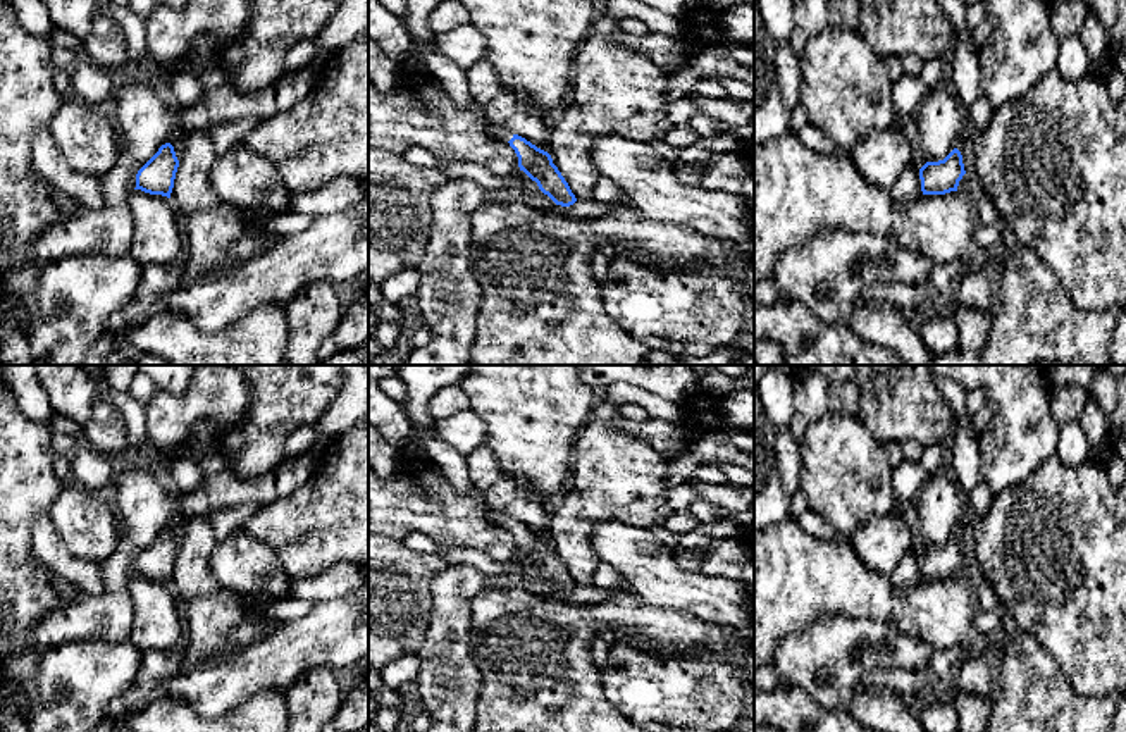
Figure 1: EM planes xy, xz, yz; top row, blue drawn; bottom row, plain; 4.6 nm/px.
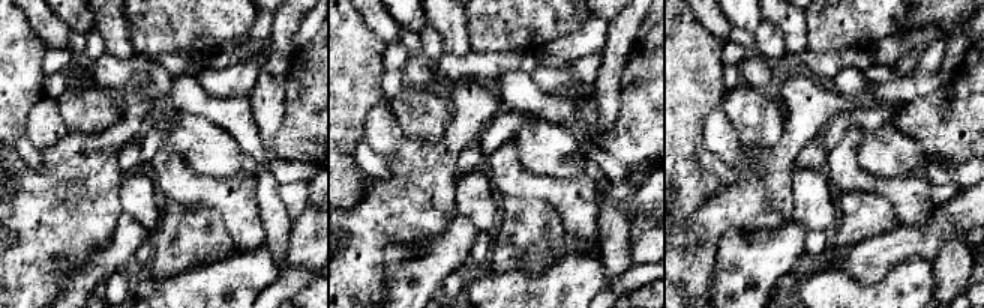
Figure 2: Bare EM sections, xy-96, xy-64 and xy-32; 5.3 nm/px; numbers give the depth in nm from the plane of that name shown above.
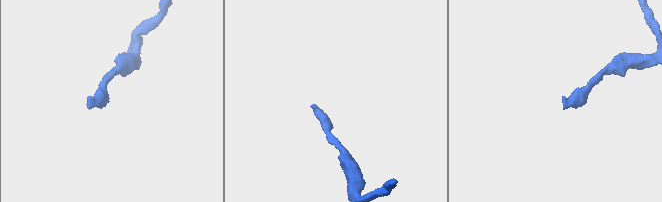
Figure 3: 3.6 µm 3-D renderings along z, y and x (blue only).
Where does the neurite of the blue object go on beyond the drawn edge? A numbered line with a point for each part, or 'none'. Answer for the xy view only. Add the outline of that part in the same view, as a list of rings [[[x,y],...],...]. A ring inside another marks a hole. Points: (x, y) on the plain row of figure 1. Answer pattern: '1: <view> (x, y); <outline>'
none

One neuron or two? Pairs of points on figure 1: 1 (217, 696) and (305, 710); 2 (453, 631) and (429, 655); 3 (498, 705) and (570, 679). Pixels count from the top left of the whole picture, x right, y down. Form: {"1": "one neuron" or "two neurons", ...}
{"1": "two neurons", "2": "one neuron", "3": "one neuron"}

